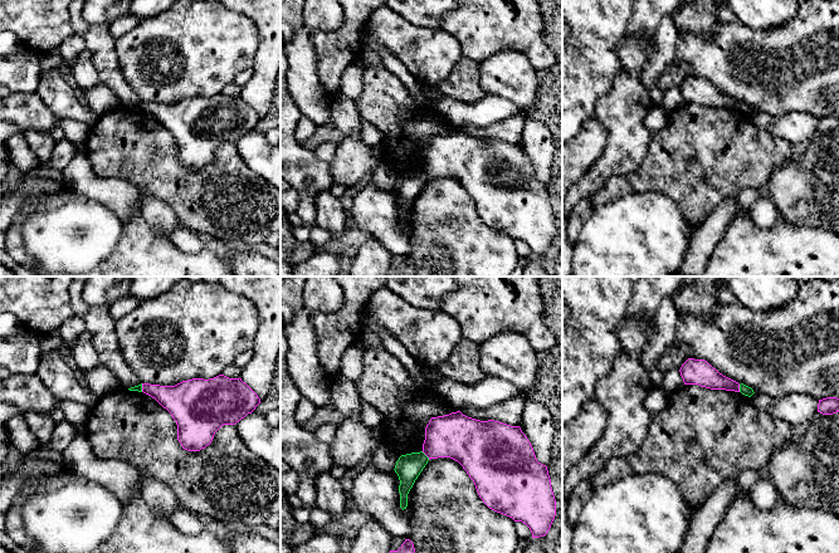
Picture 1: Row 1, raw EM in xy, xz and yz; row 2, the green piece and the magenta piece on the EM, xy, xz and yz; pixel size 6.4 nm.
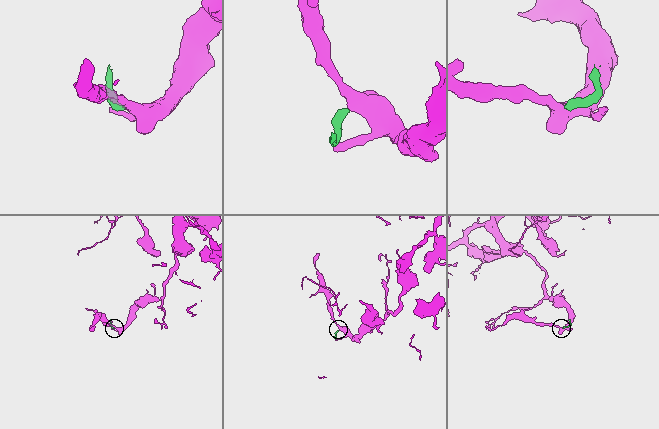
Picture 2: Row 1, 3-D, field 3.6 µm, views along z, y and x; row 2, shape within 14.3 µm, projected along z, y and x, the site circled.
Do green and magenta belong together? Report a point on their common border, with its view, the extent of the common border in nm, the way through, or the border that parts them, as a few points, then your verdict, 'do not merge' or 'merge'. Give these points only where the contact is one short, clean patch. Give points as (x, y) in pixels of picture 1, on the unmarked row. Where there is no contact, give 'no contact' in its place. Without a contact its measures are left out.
xz (425, 174) | 80 nm | along xz (422, 170), (429, 177) | do not merge

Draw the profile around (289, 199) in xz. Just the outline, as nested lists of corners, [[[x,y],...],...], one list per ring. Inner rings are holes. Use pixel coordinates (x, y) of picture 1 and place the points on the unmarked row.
[[[289,187],[286,191],[281,192],[281,206],[289,214],[296,212],[298,207],[299,194]]]

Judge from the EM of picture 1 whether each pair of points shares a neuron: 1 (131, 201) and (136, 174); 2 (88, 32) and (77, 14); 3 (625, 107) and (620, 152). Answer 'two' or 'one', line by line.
1: two
2: one
3: one

